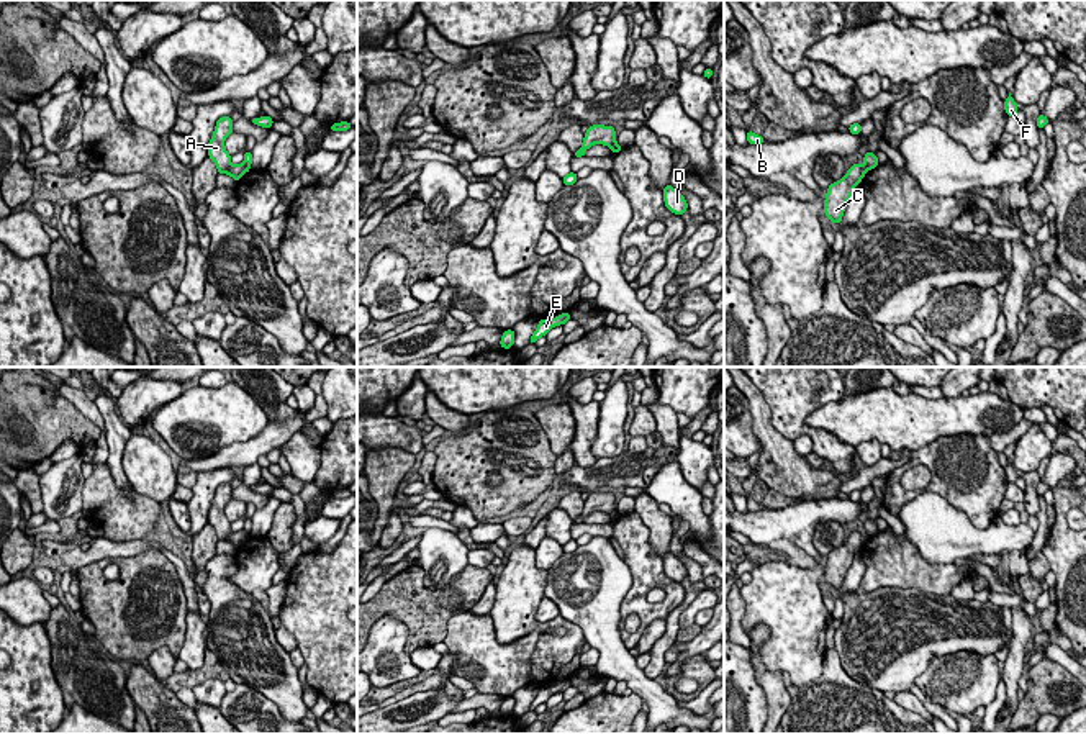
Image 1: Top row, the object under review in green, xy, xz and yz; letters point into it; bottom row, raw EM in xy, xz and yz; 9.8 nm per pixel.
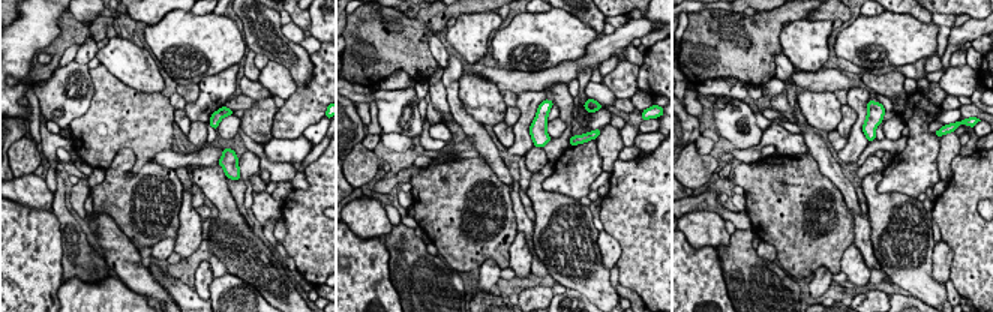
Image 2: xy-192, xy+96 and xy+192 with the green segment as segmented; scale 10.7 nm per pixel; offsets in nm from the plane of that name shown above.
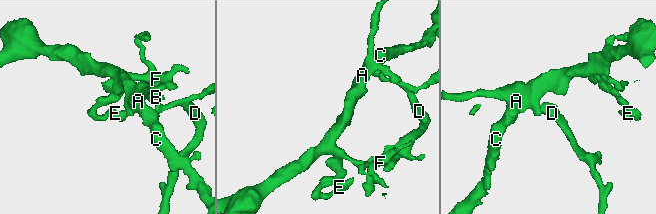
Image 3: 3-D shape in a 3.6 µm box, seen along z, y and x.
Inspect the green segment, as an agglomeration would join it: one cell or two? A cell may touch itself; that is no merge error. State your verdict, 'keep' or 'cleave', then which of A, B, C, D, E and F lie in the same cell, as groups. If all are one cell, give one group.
cleave | A B C E F / D

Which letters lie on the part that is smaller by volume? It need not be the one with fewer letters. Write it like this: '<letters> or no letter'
D

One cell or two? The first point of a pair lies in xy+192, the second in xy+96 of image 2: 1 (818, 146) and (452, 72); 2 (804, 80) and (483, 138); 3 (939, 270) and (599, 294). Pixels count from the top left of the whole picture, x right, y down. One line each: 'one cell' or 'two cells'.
1: one cell
2: two cells
3: two cells

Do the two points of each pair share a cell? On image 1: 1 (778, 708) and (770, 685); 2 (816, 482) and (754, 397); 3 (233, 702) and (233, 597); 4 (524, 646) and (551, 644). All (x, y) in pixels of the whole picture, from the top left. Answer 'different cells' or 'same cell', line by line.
1: same cell
2: same cell
3: different cells
4: different cells

